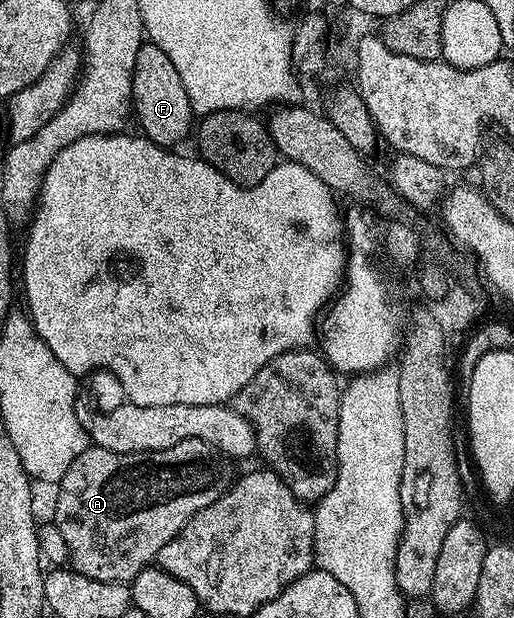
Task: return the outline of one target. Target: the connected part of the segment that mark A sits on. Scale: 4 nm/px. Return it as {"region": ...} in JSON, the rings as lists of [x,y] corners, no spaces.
{"region":[[[186,440],[177,446],[169,446],[169,450],[160,452],[134,452],[133,454],[117,454],[113,450],[105,450],[98,446],[88,446],[80,456],[65,470],[65,474],[60,477],[57,485],[59,497],[55,500],[54,523],[58,525],[61,534],[64,535],[65,542],[68,544],[68,554],[70,556],[70,567],[81,573],[83,576],[93,578],[97,582],[113,582],[114,584],[127,584],[141,574],[141,570],[148,567],[158,557],[161,546],[169,542],[178,532],[185,527],[193,517],[201,510],[213,506],[231,487],[236,479],[237,472],[233,469],[232,461],[224,456],[222,452],[217,451],[213,446],[209,446],[203,440]]]}

